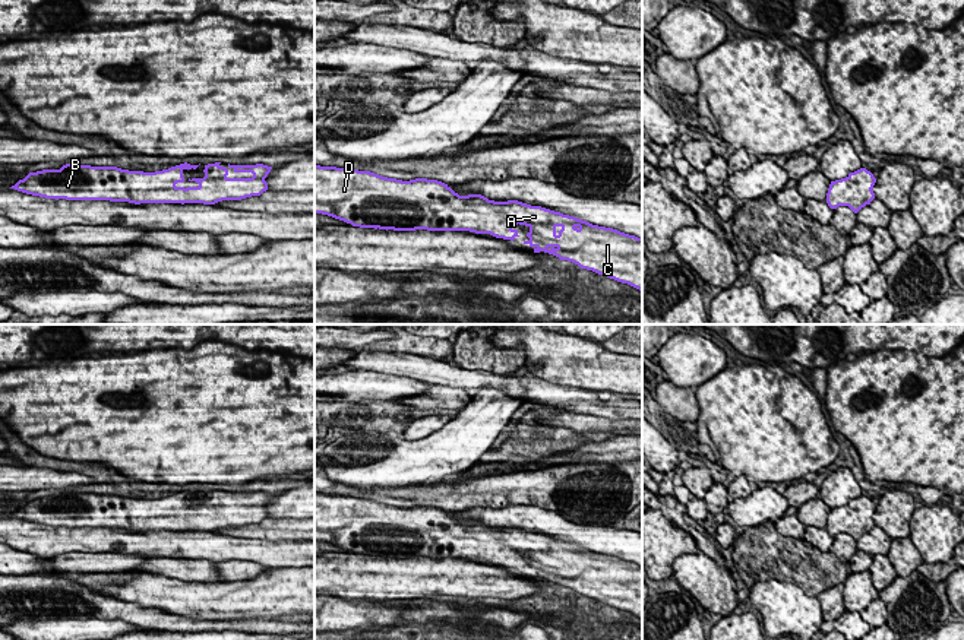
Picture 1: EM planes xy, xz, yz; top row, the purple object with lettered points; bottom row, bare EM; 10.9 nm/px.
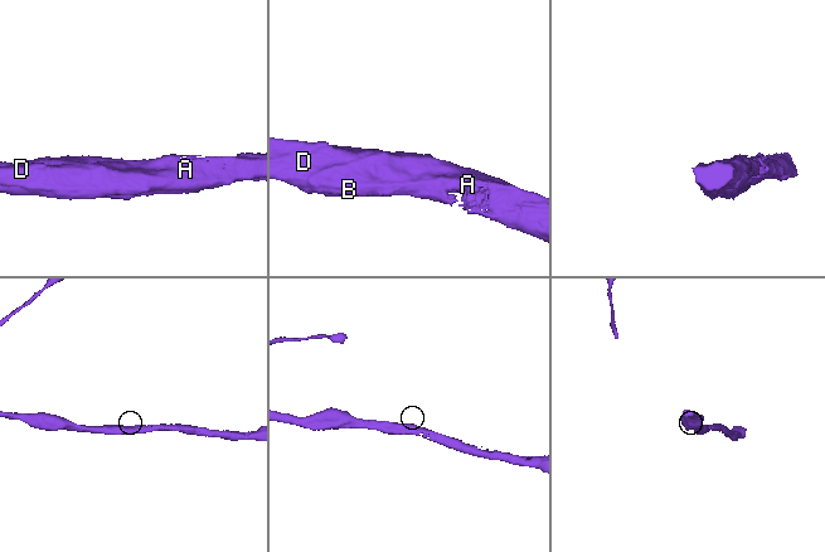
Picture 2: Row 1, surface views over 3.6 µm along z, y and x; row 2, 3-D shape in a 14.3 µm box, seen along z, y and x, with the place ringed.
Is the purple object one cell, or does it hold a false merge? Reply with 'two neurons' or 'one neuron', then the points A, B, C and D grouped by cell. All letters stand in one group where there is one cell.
one neuron; groups A B C D

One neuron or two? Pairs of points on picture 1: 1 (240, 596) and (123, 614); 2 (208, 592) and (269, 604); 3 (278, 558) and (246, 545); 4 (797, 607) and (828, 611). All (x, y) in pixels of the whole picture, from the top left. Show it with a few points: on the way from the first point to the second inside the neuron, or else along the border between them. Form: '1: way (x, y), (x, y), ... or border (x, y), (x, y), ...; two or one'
1: border (126, 601), (148, 608), (163, 608), (183, 617); two
2: way (223, 596), (255, 598); one
3: way (271, 554), (253, 550); one
4: border (816, 596), (824, 620); two

